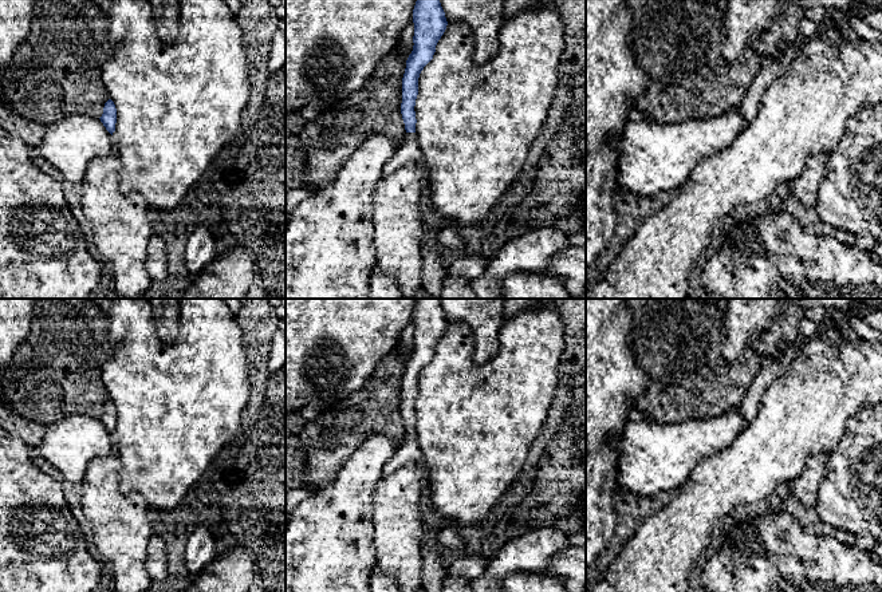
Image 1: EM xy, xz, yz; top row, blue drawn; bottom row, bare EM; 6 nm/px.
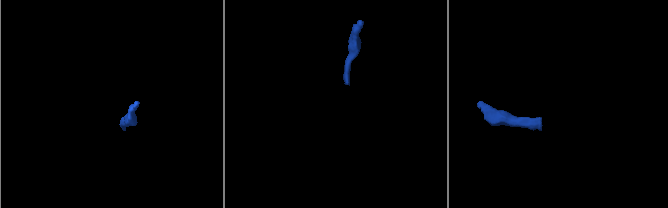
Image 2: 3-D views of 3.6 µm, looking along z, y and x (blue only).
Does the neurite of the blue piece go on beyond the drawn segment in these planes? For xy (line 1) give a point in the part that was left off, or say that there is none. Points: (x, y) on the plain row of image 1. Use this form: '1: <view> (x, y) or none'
1: none

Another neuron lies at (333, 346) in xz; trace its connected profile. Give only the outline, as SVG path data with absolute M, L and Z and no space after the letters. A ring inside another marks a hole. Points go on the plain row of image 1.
M286 299L286 411L292 413L318 403L338 402L359 391L379 362L394 350L405 327L413 321L416 301L417 299Z

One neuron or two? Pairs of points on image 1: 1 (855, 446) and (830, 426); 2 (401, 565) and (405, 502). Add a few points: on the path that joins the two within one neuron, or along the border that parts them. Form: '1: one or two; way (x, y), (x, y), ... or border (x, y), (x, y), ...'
1: two; border (861, 410), (847, 421), (839, 444), (829, 454)
2: one; way (401, 549), (401, 519)

